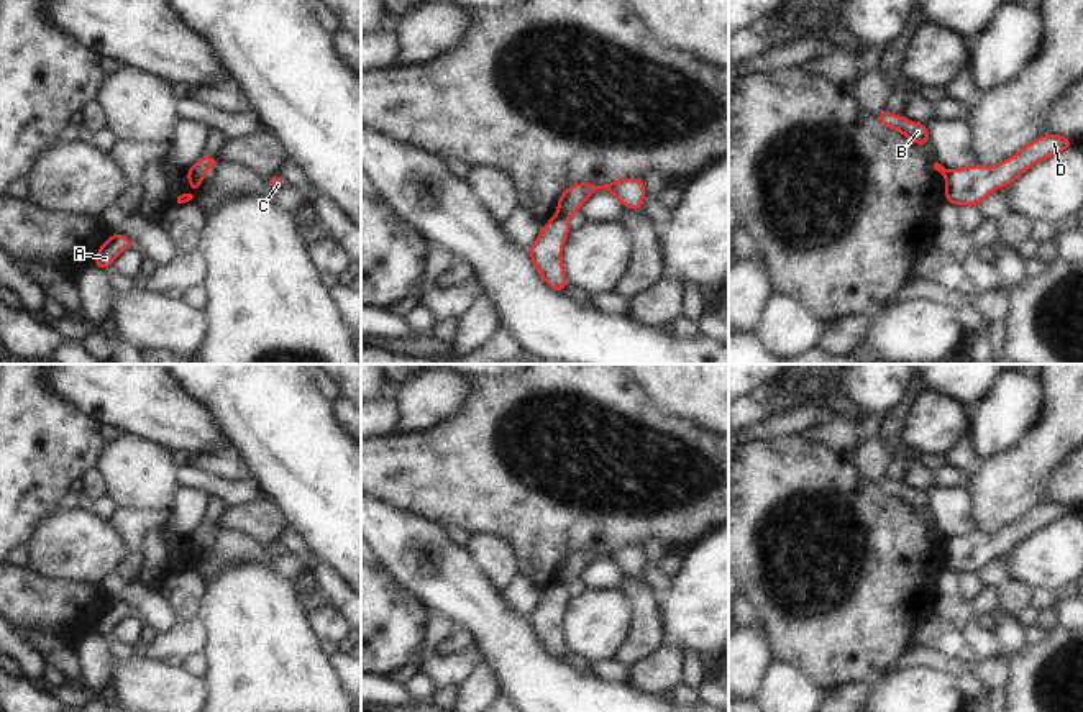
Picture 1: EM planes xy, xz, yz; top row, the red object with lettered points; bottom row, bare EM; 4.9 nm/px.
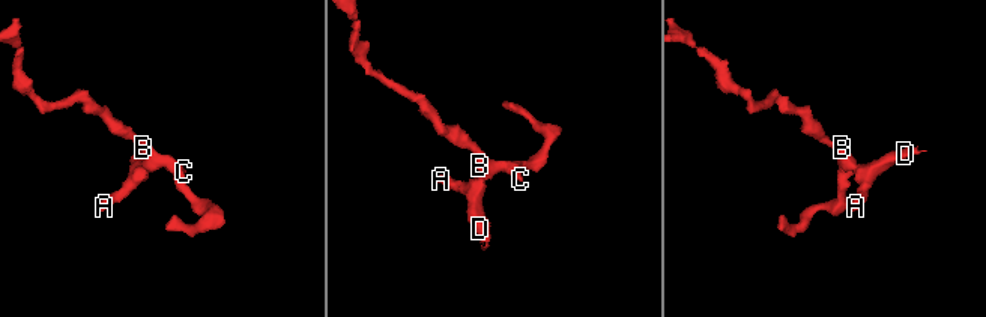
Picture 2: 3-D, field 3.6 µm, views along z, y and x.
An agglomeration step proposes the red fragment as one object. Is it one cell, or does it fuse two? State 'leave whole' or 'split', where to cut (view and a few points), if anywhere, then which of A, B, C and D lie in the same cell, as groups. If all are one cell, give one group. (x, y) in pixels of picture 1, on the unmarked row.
split | xz (557, 579), (565, 586) | A D / B C

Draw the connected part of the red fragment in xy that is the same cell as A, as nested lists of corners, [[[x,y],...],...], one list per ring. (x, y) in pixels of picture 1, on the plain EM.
[[[112,602],[98,617],[95,623],[95,635],[105,637],[112,633],[113,627],[121,622],[131,610],[125,602]]]

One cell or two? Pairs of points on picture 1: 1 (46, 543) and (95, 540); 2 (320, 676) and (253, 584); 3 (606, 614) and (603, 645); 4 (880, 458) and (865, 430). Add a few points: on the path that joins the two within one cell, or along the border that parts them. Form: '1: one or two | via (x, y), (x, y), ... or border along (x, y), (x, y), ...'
1: one | via (58, 543), (84, 543)
2: one | via (297, 653), (253, 607)
3: one | via (603, 622), (603, 637)
4: two | border along (875, 435), (854, 456)

